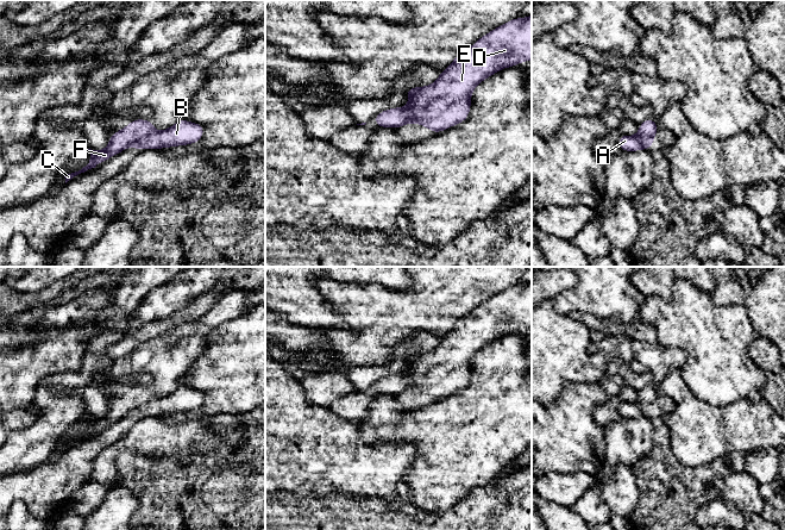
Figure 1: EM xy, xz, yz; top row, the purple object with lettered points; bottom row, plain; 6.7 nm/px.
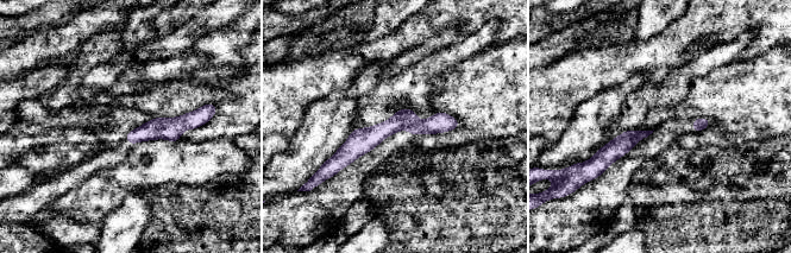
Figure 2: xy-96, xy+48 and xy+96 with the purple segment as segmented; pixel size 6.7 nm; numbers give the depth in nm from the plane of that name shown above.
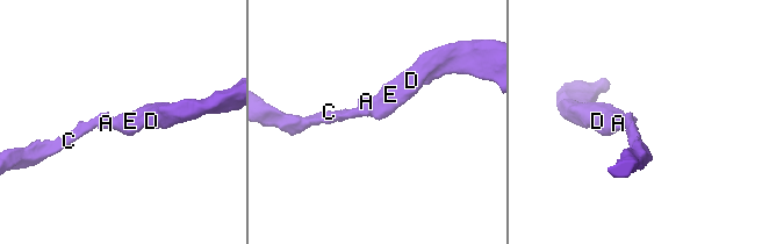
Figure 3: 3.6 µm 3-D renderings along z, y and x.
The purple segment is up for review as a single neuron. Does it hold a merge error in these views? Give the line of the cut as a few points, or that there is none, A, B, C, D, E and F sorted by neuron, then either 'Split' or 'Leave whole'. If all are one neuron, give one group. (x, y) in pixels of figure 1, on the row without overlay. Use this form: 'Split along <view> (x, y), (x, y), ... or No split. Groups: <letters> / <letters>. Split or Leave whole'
Split along xy (154, 398), (133, 412). Groups: A B D E / C F. Split

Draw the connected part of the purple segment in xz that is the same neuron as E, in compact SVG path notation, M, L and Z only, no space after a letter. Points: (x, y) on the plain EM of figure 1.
M532 281L511 286L481 304L467 317L458 320L432 351L407 356L409 370L406 375L421 393L435 400L442 399L469 385L471 361L482 348L503 335L515 333L525 328L532 328Z

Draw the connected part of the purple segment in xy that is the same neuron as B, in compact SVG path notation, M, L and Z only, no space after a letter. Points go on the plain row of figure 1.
M178 386L171 394L144 404L134 413L137 417L145 417L189 412L201 407L203 399L201 391Z

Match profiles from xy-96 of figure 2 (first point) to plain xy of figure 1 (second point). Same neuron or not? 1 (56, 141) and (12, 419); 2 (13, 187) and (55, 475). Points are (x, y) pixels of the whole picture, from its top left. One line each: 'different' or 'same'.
1: same
2: different

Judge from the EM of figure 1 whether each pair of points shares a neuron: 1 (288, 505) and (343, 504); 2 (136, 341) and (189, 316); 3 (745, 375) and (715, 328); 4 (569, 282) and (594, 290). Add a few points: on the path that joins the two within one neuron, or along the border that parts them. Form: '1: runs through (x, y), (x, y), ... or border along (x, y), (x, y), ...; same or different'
1: runs through (301, 506), (330, 506); same
2: runs through (149, 331), (163, 326), (176, 318); same
3: runs through (733, 363), (717, 348), (717, 340); same
4: border along (578, 279), (572, 287), (563, 290), (552, 300); different

